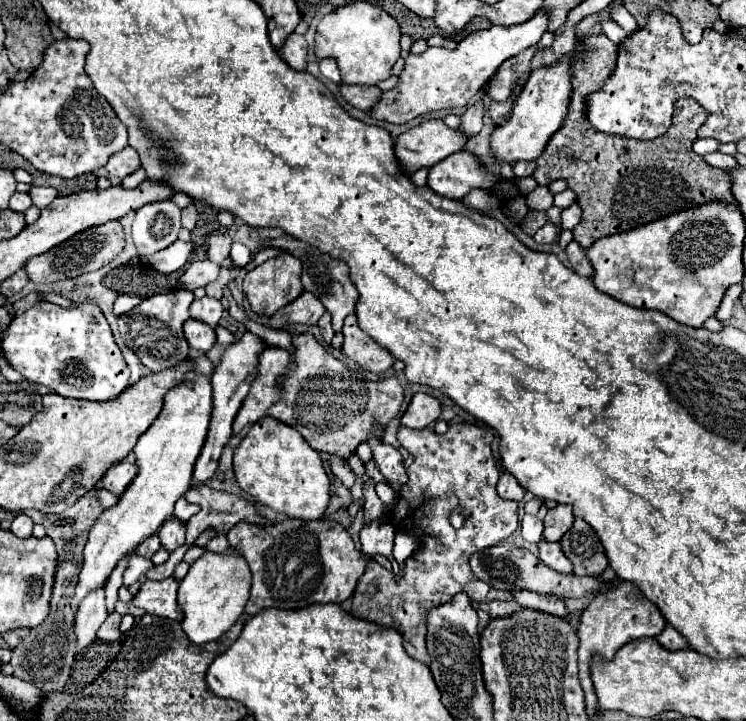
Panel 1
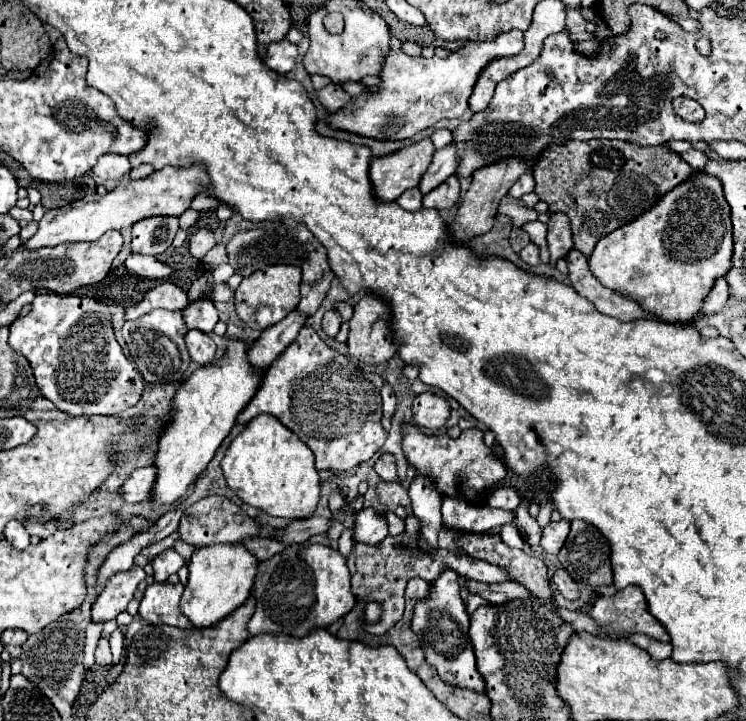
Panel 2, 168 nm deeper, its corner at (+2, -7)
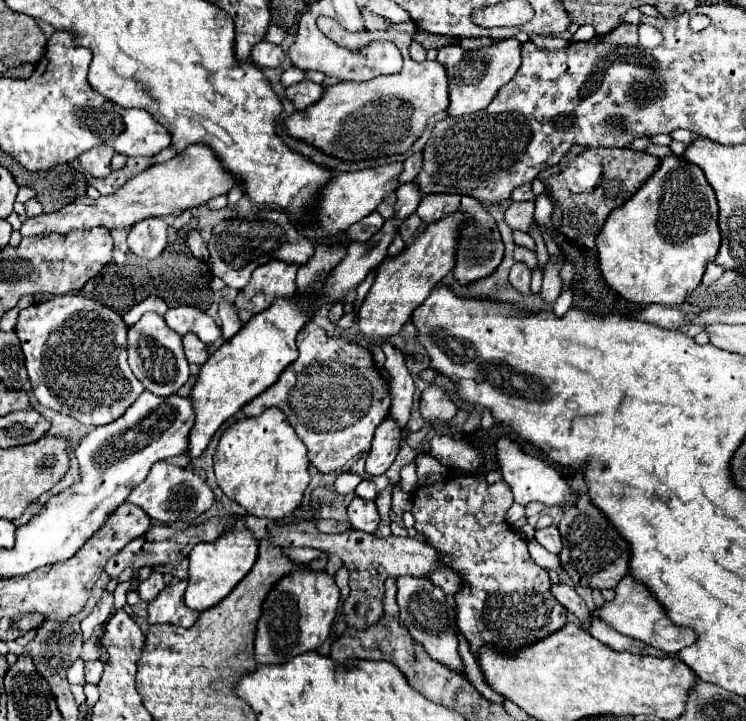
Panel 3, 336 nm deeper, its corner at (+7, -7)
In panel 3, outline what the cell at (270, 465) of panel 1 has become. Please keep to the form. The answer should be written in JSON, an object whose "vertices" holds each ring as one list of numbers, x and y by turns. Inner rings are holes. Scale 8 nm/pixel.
{"vertices":[[269,408,257,418,241,418,233,422,219,438,217,450,213,454,213,466,217,484,223,490,225,496,241,504,249,516,257,518,283,518,287,514,293,514,295,508,303,502,303,492,309,484,309,460,307,460,307,448,295,434,293,426,285,418,285,414,279,408]]}

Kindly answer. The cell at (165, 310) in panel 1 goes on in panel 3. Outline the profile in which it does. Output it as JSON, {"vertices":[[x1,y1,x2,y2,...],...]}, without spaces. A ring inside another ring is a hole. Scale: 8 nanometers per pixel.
{"vertices":[[155,312,143,314,141,320,129,328,129,366,143,382,145,390,155,396,175,394,191,376,189,362,183,354,181,336,177,336,177,332,165,324,163,316,157,316]]}

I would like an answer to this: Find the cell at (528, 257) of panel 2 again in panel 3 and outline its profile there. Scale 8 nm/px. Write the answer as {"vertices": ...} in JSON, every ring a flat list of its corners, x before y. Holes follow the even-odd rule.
{"vertices":[[515,262,515,264,513,264,513,268,511,268,511,274,509,274,509,282,511,282,511,286,513,286,517,292,521,292,523,296,527,296,527,294,529,294,531,272,527,270,527,266,525,266,525,264]]}

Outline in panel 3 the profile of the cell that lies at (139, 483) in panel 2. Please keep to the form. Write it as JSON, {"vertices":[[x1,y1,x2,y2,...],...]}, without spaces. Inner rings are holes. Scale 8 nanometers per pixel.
{"vertices":[[157,462,153,464,149,476,129,494,129,502,141,506,153,520,193,524,203,512,207,512,213,506,215,494,207,486,207,482,193,470,173,466,167,462]]}

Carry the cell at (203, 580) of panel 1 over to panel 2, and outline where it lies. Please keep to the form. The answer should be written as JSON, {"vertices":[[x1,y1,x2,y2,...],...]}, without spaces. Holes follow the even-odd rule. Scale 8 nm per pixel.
{"vertices":[[210,544,198,548,188,562,190,576,180,598,182,614,198,630,212,628,248,600,256,566,258,560,240,544]]}

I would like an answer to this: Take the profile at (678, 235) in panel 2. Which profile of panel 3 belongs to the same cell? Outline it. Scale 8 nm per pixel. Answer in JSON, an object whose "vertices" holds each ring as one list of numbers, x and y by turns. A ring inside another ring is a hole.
{"vertices":[[665,156,659,160,657,170,649,176,639,190,625,200,619,208,611,210,607,216,603,230,597,236,599,250,599,266,607,284,619,292,625,300,635,304,661,304,675,306,685,300,687,292,691,292,705,272,705,266,715,260,719,248,719,226,717,226,717,200,713,188,705,182,705,174,701,168,687,160,679,160,677,156]]}

